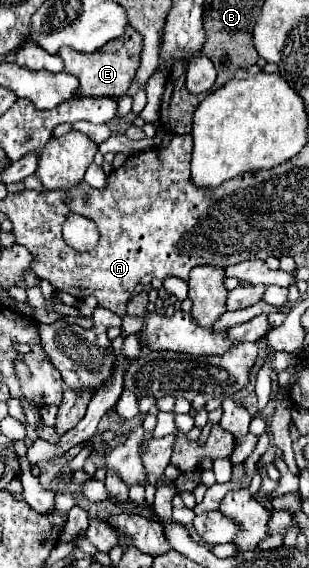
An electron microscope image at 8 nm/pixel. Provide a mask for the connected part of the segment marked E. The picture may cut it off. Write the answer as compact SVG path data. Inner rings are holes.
M129 26L129 30L123 36L107 42L107 46L103 46L101 50L95 50L93 54L83 54L83 52L71 50L67 46L61 48L59 56L65 62L65 72L73 74L79 80L77 98L85 98L85 96L109 96L109 98L123 96L129 90L129 86L135 78L135 72L139 68L141 42L143 42L143 36Z

